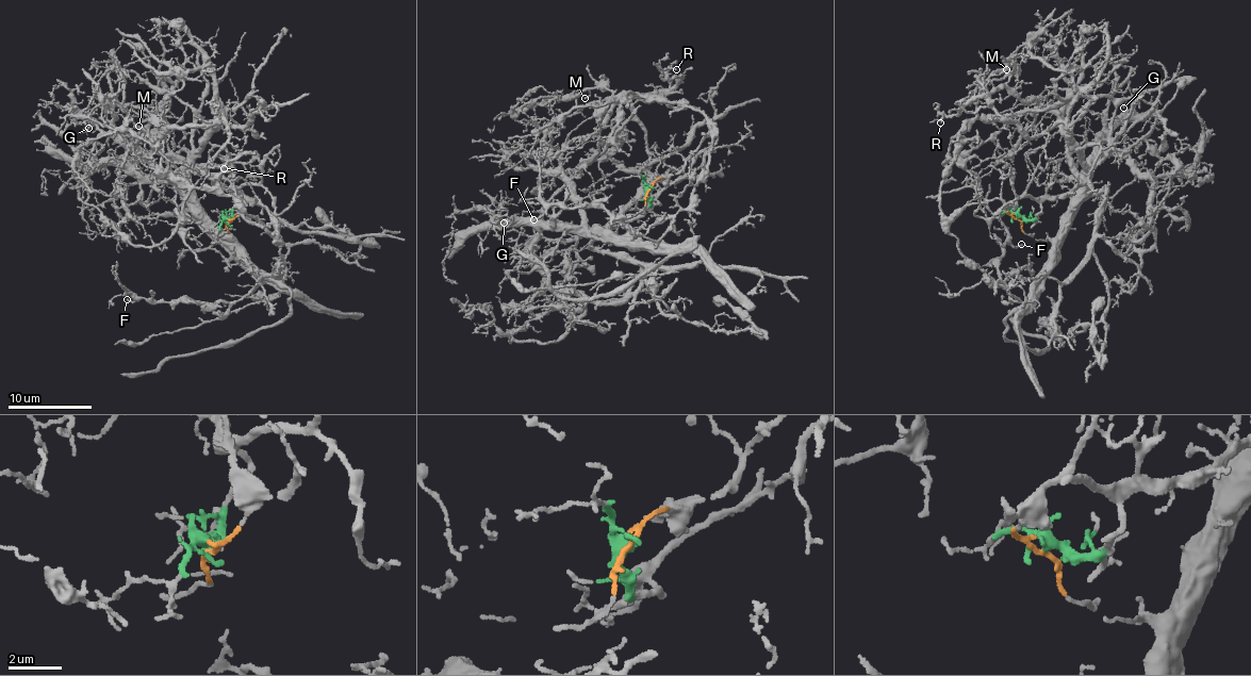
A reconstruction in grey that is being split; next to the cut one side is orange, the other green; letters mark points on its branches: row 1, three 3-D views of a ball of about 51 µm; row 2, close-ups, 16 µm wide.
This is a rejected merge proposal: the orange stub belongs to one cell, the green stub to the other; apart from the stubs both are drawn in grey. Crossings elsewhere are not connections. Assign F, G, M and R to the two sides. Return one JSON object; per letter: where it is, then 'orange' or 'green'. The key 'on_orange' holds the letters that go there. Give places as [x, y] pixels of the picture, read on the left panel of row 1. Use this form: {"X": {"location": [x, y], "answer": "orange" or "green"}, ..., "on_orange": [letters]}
{"F": {"location": [127, 299], "answer": "orange"}, "G": {"location": [88, 128], "answer": "green"}, "M": {"location": [138, 126], "answer": "orange"}, "R": {"location": [224, 168], "answer": "green"}, "on_orange": ["F", "M"]}

